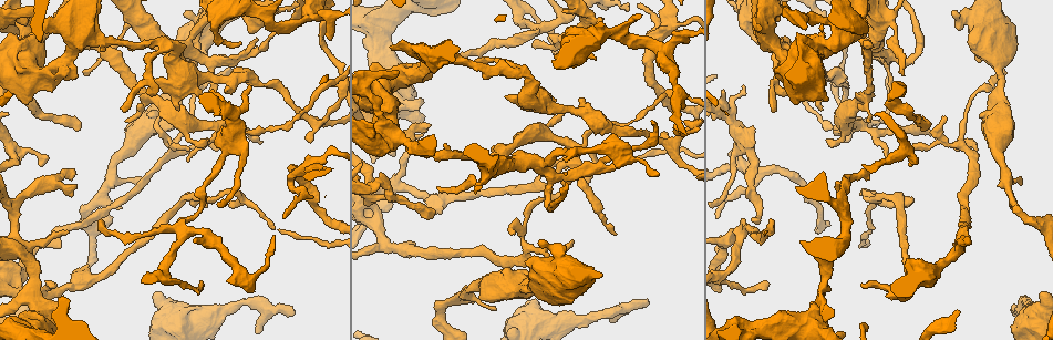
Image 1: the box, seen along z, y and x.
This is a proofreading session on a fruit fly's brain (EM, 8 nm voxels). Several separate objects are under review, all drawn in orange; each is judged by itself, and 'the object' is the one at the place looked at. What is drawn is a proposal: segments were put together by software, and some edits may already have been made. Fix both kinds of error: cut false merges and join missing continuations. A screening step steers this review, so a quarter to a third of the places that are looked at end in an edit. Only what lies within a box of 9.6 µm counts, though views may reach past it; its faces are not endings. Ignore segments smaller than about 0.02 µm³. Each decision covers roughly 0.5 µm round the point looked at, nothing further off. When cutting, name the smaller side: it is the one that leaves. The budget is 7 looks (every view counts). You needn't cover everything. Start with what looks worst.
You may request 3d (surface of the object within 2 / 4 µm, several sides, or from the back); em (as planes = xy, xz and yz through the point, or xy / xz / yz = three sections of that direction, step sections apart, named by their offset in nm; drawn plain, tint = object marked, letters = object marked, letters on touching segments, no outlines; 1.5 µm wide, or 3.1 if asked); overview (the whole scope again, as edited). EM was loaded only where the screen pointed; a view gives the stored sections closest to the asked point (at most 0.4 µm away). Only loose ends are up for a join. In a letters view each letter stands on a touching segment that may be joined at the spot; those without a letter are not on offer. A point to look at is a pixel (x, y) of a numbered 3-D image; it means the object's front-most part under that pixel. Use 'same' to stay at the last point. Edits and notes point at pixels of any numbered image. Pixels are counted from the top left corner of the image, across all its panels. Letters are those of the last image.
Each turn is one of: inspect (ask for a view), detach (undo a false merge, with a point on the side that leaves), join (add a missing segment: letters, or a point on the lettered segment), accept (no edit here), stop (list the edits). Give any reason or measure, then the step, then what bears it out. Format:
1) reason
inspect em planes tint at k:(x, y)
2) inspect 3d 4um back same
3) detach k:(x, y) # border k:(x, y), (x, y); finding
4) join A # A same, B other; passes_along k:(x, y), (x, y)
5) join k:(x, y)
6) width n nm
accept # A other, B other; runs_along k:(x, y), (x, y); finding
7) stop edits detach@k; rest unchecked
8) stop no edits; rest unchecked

branch stops here
inspect em planes letters at 1:(294, 313)

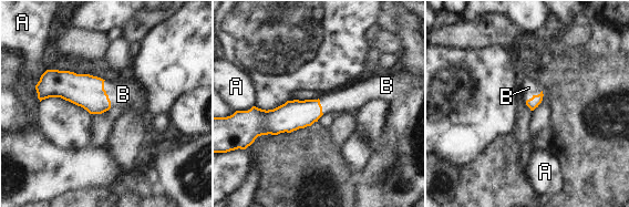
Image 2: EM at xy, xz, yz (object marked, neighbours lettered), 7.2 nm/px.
join B # A other, B same; passes_along 2:(86, 91), (106, 94), (123, 94); it goes on there

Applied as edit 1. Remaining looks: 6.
see it whole again
inspect overview

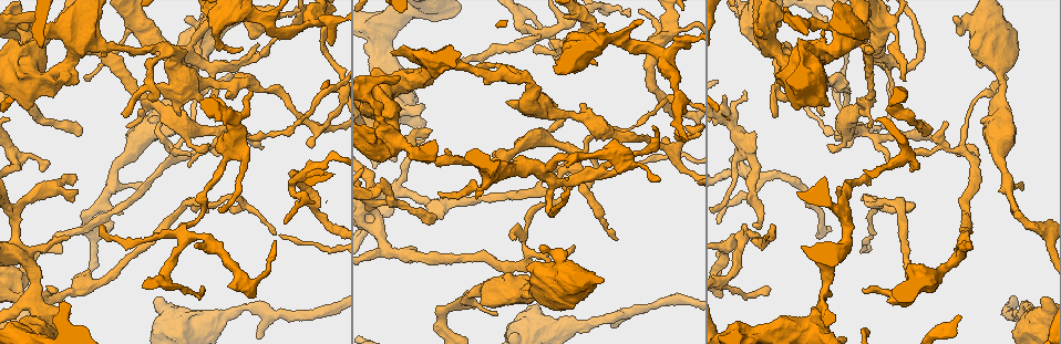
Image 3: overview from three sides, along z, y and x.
a narrow waist
inspect 3d 2um at 3:(230, 195)

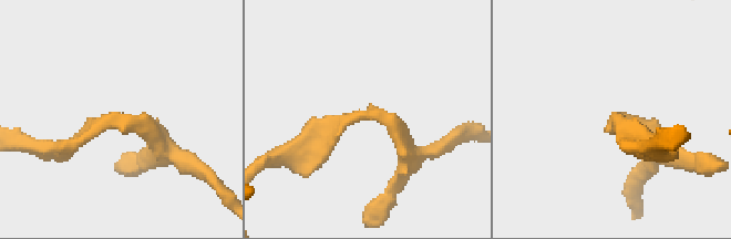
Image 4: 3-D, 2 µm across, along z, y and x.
shape alone is not enough
inspect em planes letters at 4:(125, 122)

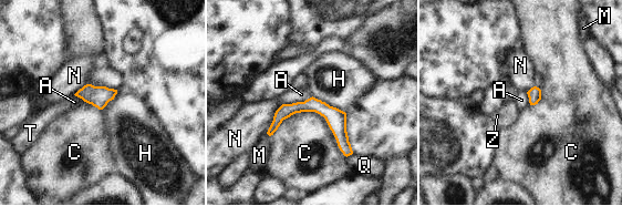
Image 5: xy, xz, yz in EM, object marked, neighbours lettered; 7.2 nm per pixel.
accept # A other, C other, H other, M other, N other, Q other, T other, Z other; runs_along 5:(270, 132), (288, 110), (319, 106), (349, 152); all the same neuron

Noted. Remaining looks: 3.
stop edits join@2; rest unchecked

